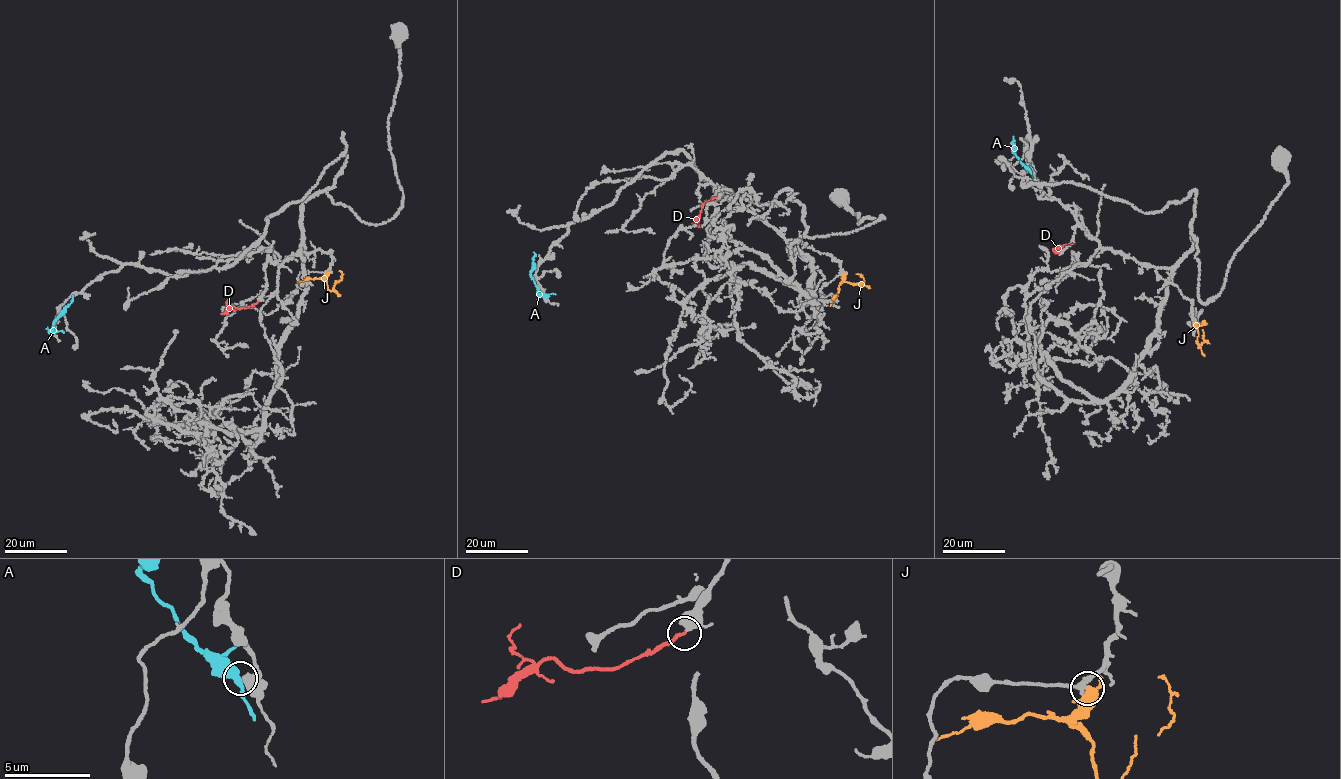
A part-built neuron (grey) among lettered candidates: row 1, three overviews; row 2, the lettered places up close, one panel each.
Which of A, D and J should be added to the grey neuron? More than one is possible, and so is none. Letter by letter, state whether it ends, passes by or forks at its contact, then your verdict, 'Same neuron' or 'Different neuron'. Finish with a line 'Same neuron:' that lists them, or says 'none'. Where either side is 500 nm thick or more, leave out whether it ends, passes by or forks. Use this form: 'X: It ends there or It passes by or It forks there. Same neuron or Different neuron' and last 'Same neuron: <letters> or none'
A: It passes by. Different neuron
D: It ends there. Same neuron
J: It passes by. Same neuron
Same neuron: D, J

